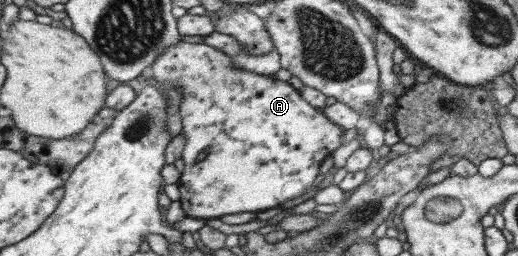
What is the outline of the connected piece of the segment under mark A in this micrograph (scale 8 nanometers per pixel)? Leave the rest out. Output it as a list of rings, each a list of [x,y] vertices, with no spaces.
[[[205,42],[174,44],[152,68],[153,80],[174,82],[183,89],[179,109],[181,132],[186,136],[181,156],[185,167],[178,186],[185,216],[206,220],[280,207],[311,190],[311,184],[322,173],[324,160],[341,144],[343,128],[333,124],[321,109],[313,108],[299,89],[274,76],[236,67],[232,55]]]

